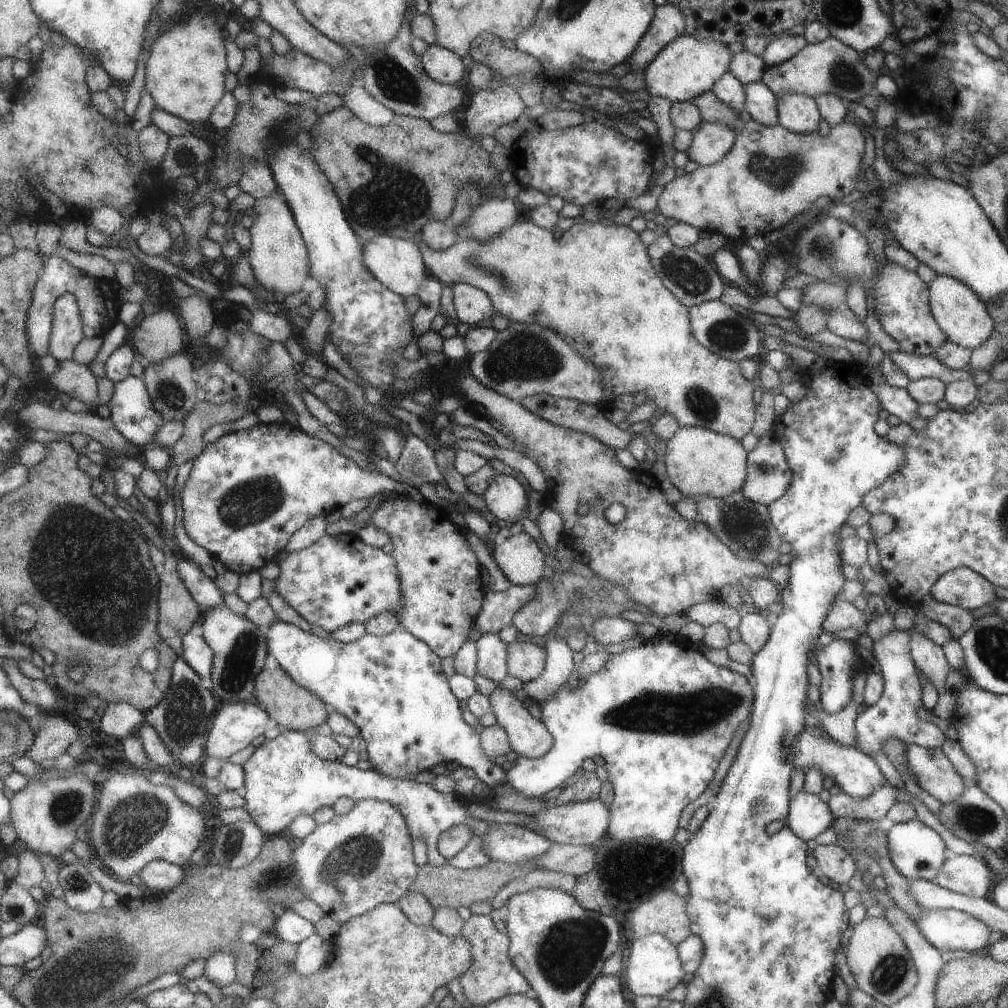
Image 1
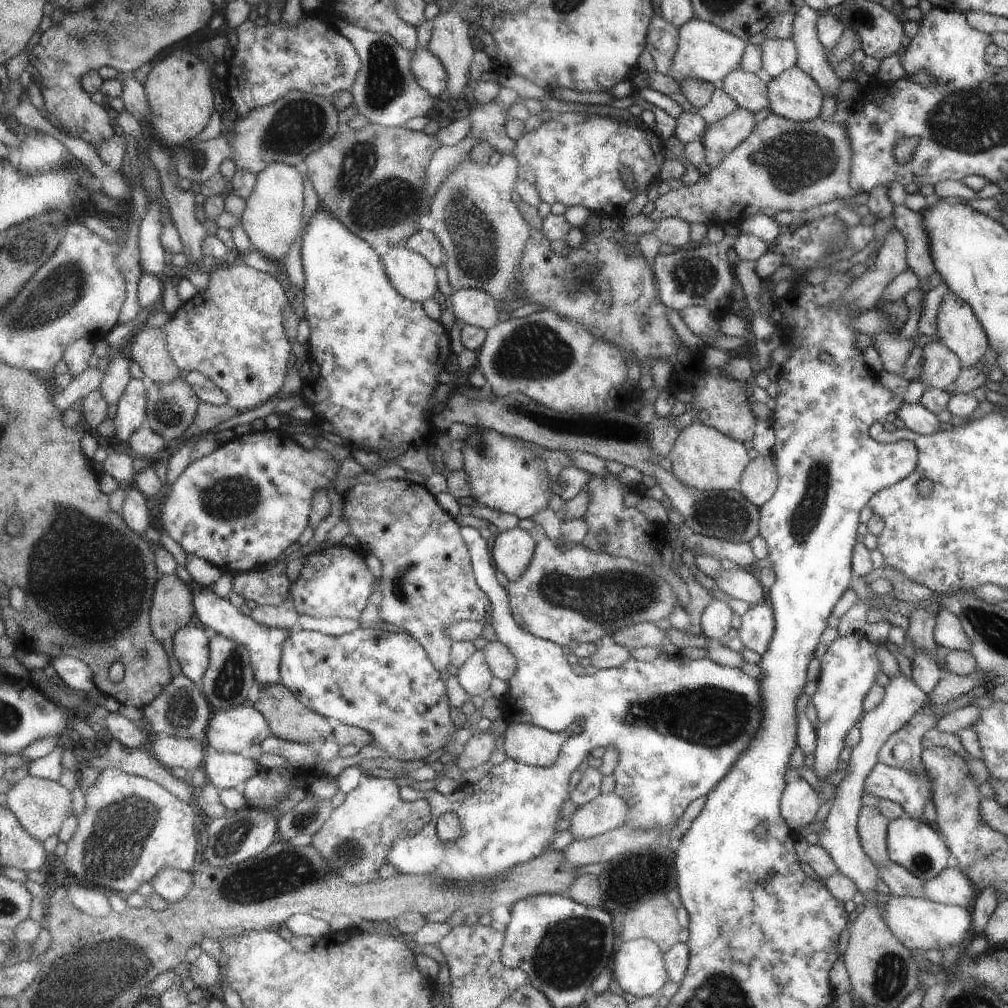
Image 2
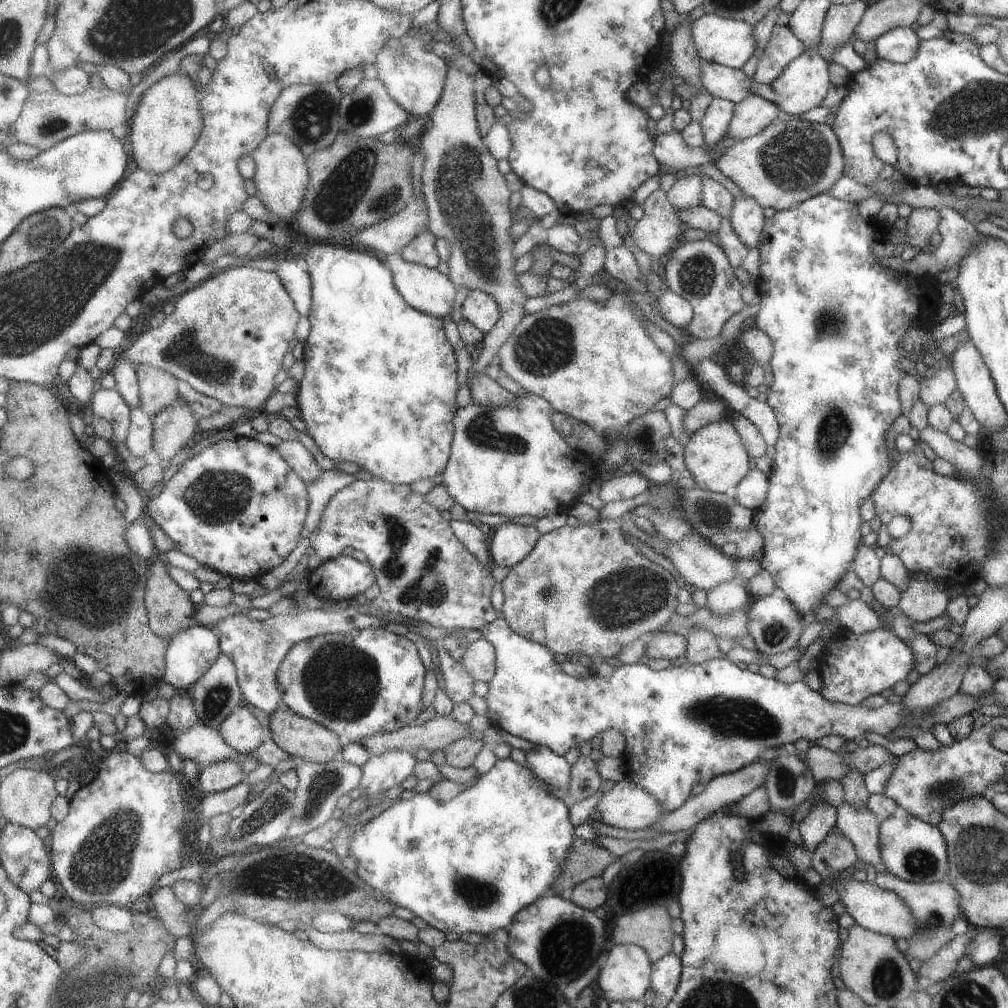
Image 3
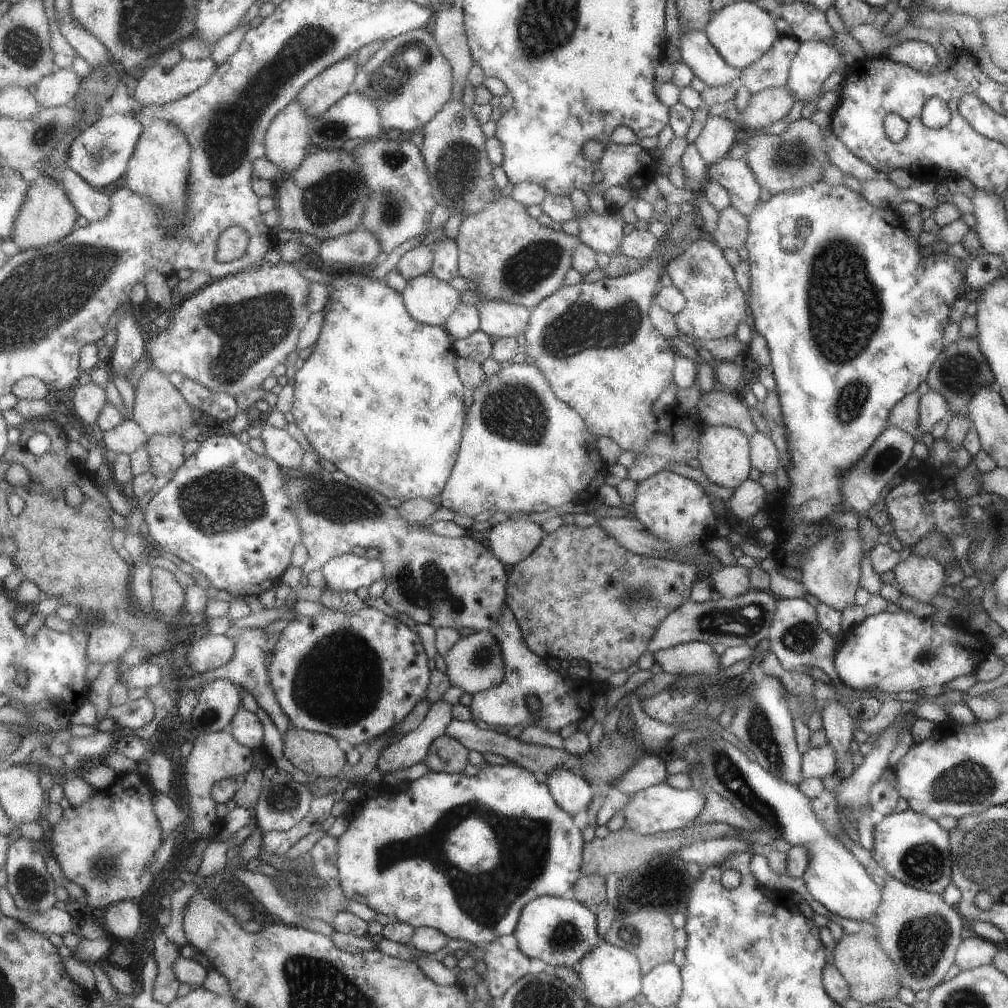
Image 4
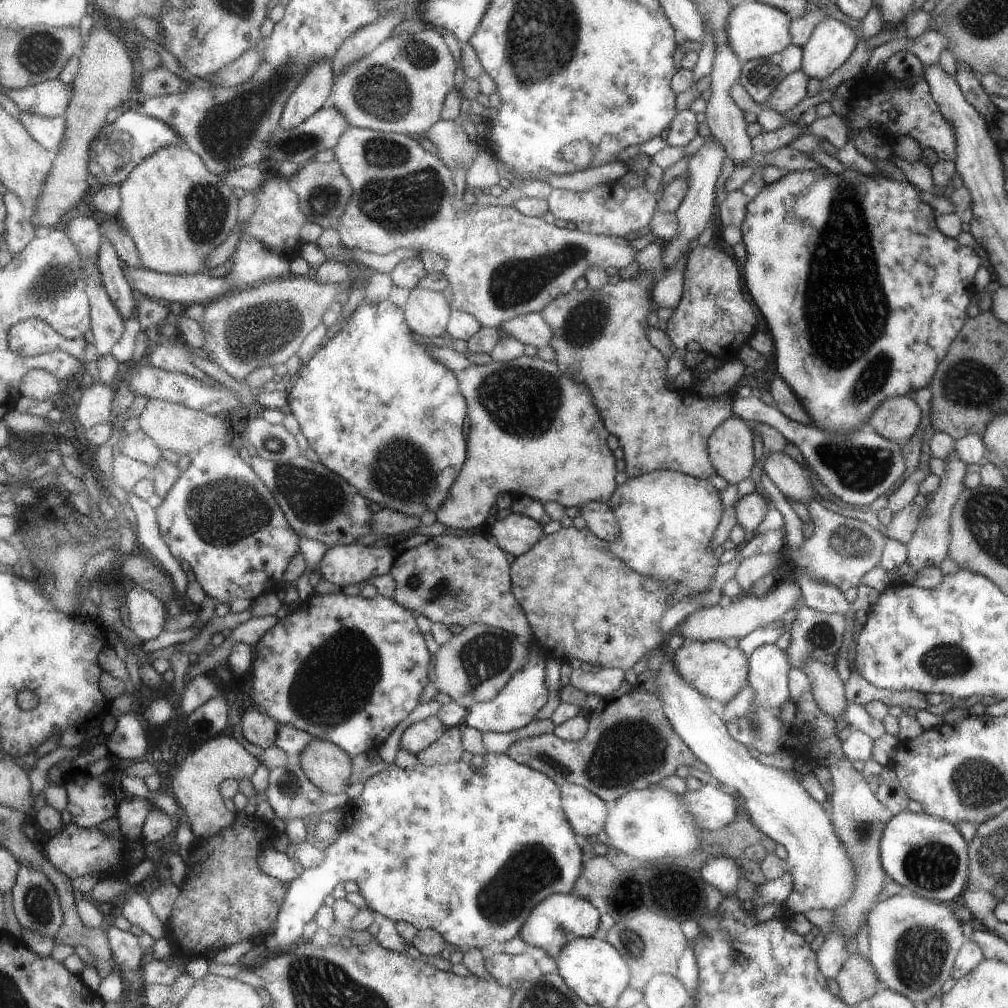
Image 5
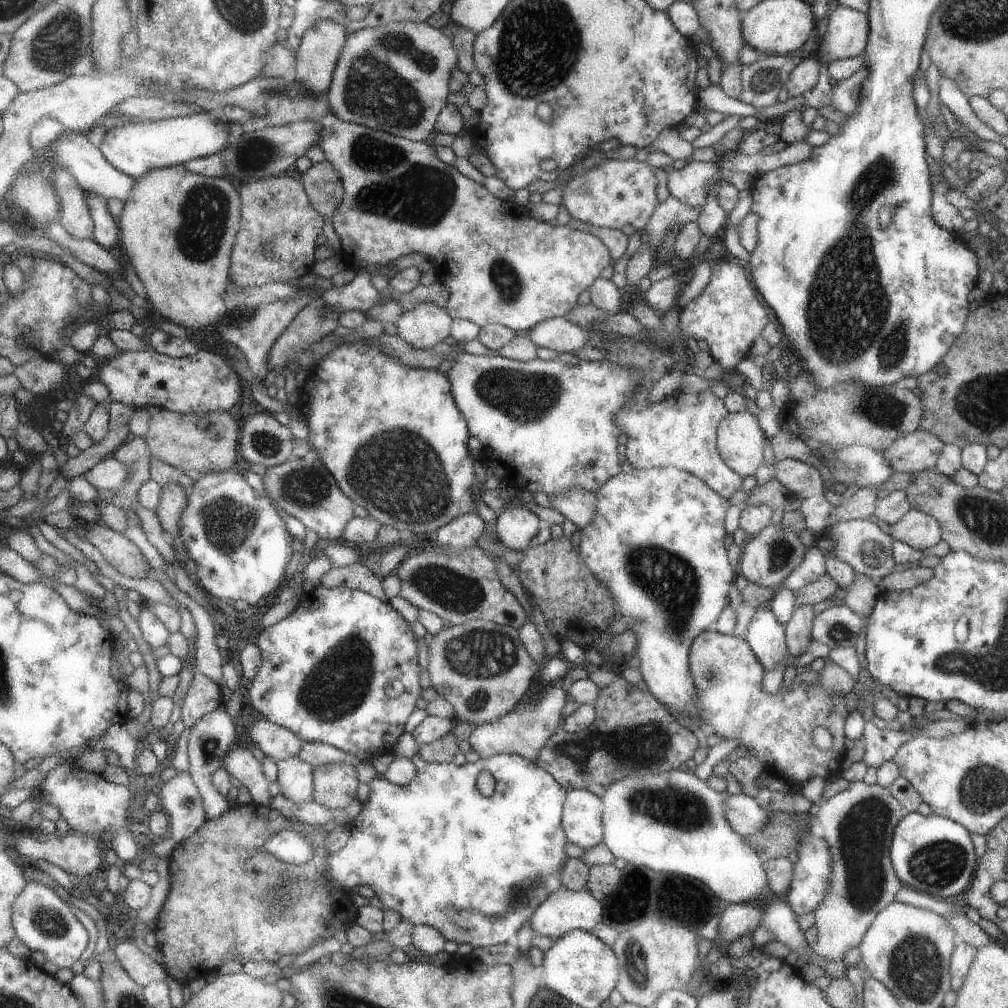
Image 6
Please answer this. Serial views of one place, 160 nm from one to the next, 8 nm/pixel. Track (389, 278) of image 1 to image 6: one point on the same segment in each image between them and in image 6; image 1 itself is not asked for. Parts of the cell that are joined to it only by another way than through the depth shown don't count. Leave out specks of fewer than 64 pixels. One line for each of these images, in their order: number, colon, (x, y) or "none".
2: (412, 275)
3: (428, 290)
4: (431, 301)
5: (429, 313)
6: (426, 325)

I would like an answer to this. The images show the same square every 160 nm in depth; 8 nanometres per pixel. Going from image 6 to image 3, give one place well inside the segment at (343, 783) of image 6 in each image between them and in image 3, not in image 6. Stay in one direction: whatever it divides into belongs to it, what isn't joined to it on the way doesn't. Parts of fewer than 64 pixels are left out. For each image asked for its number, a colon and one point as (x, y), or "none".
3: (300, 737)
4: (322, 754)
5: (329, 767)

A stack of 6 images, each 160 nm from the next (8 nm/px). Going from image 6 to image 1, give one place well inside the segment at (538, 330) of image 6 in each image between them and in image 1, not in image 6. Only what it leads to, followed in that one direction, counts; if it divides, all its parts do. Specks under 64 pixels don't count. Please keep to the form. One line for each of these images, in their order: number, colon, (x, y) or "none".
1: (473, 305)
2: (472, 306)
3: (481, 309)
4: (498, 318)
5: (533, 329)

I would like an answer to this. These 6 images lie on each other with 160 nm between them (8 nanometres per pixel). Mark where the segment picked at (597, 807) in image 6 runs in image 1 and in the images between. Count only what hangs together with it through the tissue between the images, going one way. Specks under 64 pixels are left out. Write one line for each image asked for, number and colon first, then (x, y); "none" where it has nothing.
1: (529, 737)
2: (524, 742)
3: (553, 768)
4: (574, 793)
5: (586, 812)

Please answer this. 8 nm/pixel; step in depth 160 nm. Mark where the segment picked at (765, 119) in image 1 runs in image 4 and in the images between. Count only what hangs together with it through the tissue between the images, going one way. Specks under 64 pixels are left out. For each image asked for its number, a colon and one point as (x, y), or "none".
2: (748, 90)
3: (718, 81)
4: (702, 60)

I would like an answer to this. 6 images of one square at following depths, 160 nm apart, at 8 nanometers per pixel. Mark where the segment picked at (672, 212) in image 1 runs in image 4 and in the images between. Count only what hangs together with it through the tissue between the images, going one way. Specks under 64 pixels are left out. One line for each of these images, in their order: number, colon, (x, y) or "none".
2: (780, 165)
3: (788, 161)
4: (794, 158)

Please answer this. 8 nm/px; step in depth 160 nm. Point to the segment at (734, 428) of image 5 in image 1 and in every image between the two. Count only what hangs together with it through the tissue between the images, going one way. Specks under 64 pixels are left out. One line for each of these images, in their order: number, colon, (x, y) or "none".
1: (700, 463)
2: (702, 458)
3: (715, 459)
4: (722, 453)

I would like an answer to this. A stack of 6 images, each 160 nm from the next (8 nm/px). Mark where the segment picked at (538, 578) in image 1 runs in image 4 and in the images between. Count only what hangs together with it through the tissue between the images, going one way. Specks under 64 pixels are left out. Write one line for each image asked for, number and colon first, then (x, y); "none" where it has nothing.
2: (513, 550)
3: (512, 543)
4: (512, 541)

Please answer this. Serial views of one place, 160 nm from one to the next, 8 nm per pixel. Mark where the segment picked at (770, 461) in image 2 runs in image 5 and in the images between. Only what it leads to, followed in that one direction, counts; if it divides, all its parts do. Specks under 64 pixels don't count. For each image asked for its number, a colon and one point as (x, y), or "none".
3: (750, 492)
4: (749, 497)
5: (750, 509)

